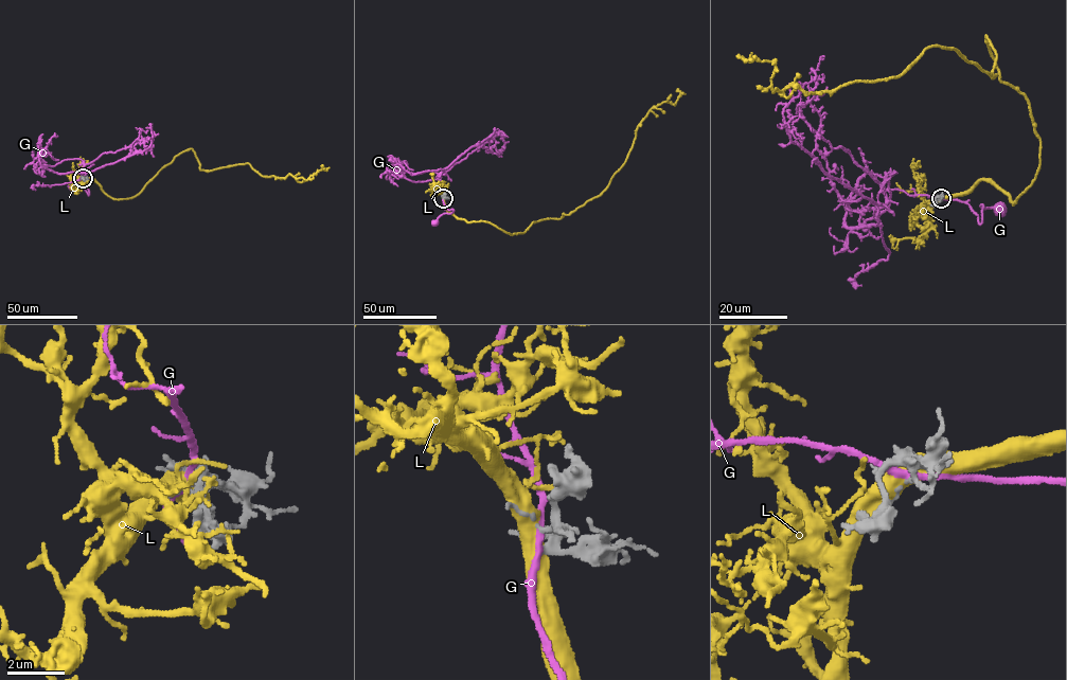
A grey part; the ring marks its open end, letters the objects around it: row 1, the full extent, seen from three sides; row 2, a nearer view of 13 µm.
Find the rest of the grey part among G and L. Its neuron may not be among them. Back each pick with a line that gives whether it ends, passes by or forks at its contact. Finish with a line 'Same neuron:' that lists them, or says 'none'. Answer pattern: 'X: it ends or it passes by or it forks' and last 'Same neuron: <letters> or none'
Same neuron: none

